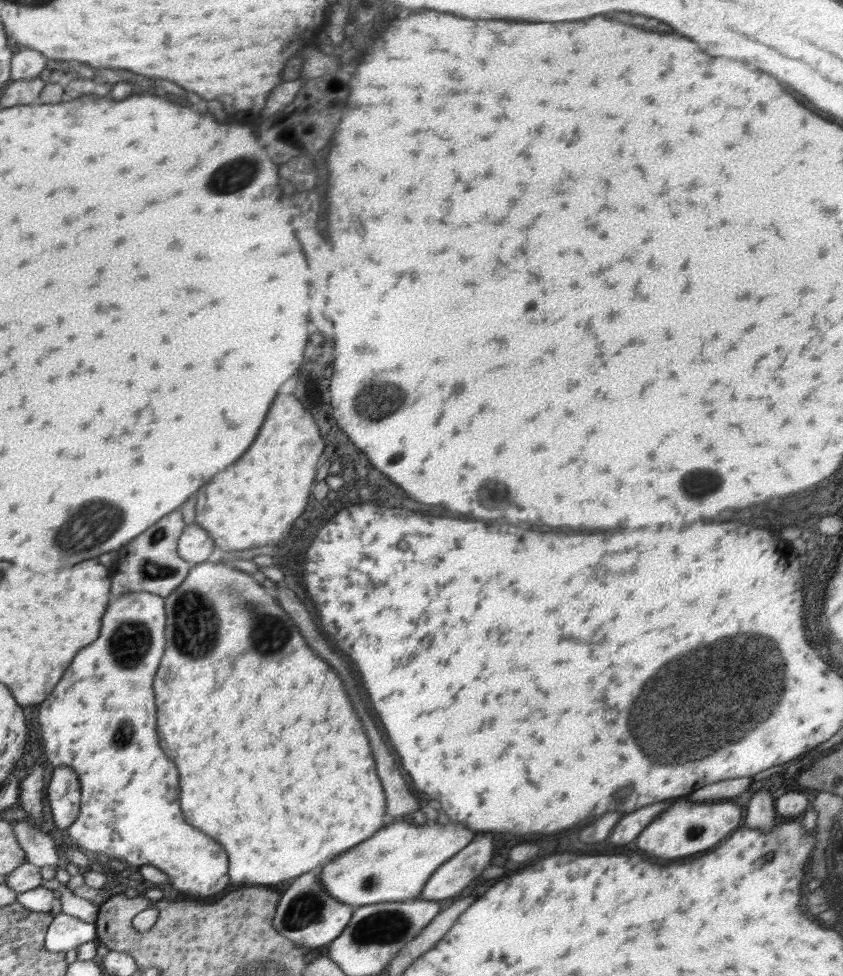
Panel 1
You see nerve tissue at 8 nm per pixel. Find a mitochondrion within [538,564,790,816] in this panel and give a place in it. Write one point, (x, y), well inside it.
(620, 795)

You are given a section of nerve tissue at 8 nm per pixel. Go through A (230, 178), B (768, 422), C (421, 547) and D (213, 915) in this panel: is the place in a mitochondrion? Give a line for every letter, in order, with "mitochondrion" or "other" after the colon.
A: mitochondrion
B: other
C: other
D: other

